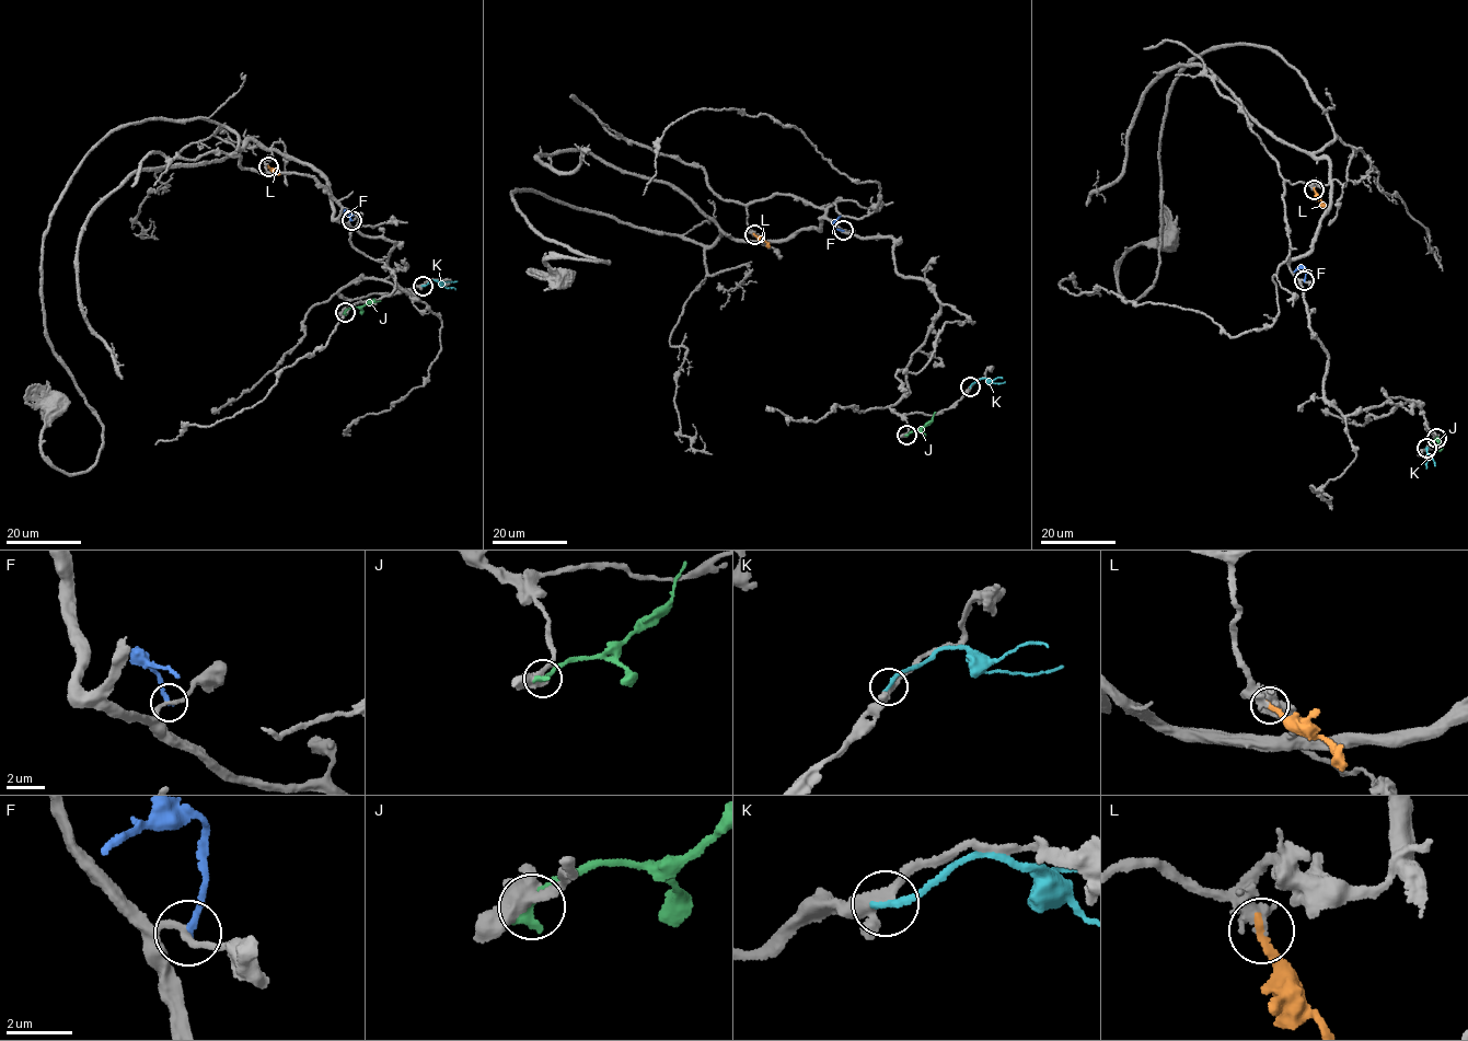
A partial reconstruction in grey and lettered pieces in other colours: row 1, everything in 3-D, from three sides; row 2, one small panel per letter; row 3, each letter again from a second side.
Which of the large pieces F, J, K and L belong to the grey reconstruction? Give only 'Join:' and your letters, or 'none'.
Join: L

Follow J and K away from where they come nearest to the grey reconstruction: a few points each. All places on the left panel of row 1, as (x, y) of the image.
J: (345, 312), (380, 300)
K: (423, 286), (435, 280), (458, 281)

